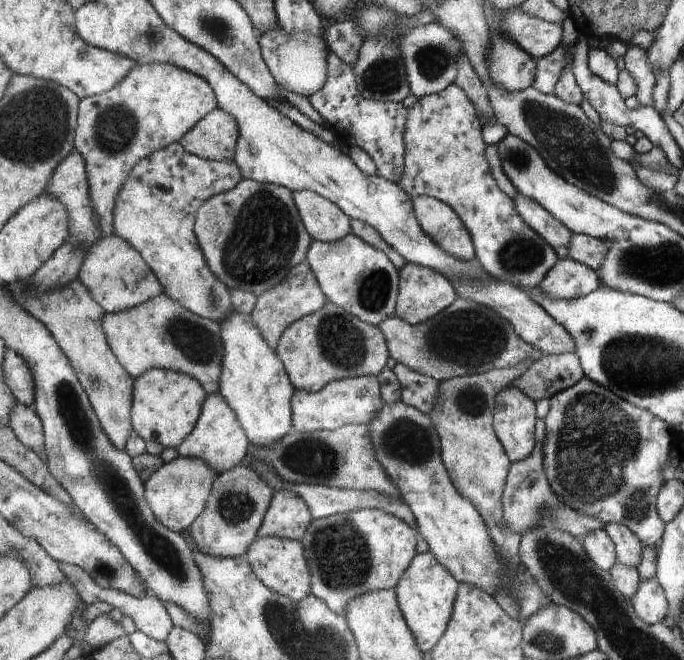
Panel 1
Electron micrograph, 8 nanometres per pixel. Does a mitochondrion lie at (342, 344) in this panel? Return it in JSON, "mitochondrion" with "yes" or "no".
{"mitochondrion":"yes"}

